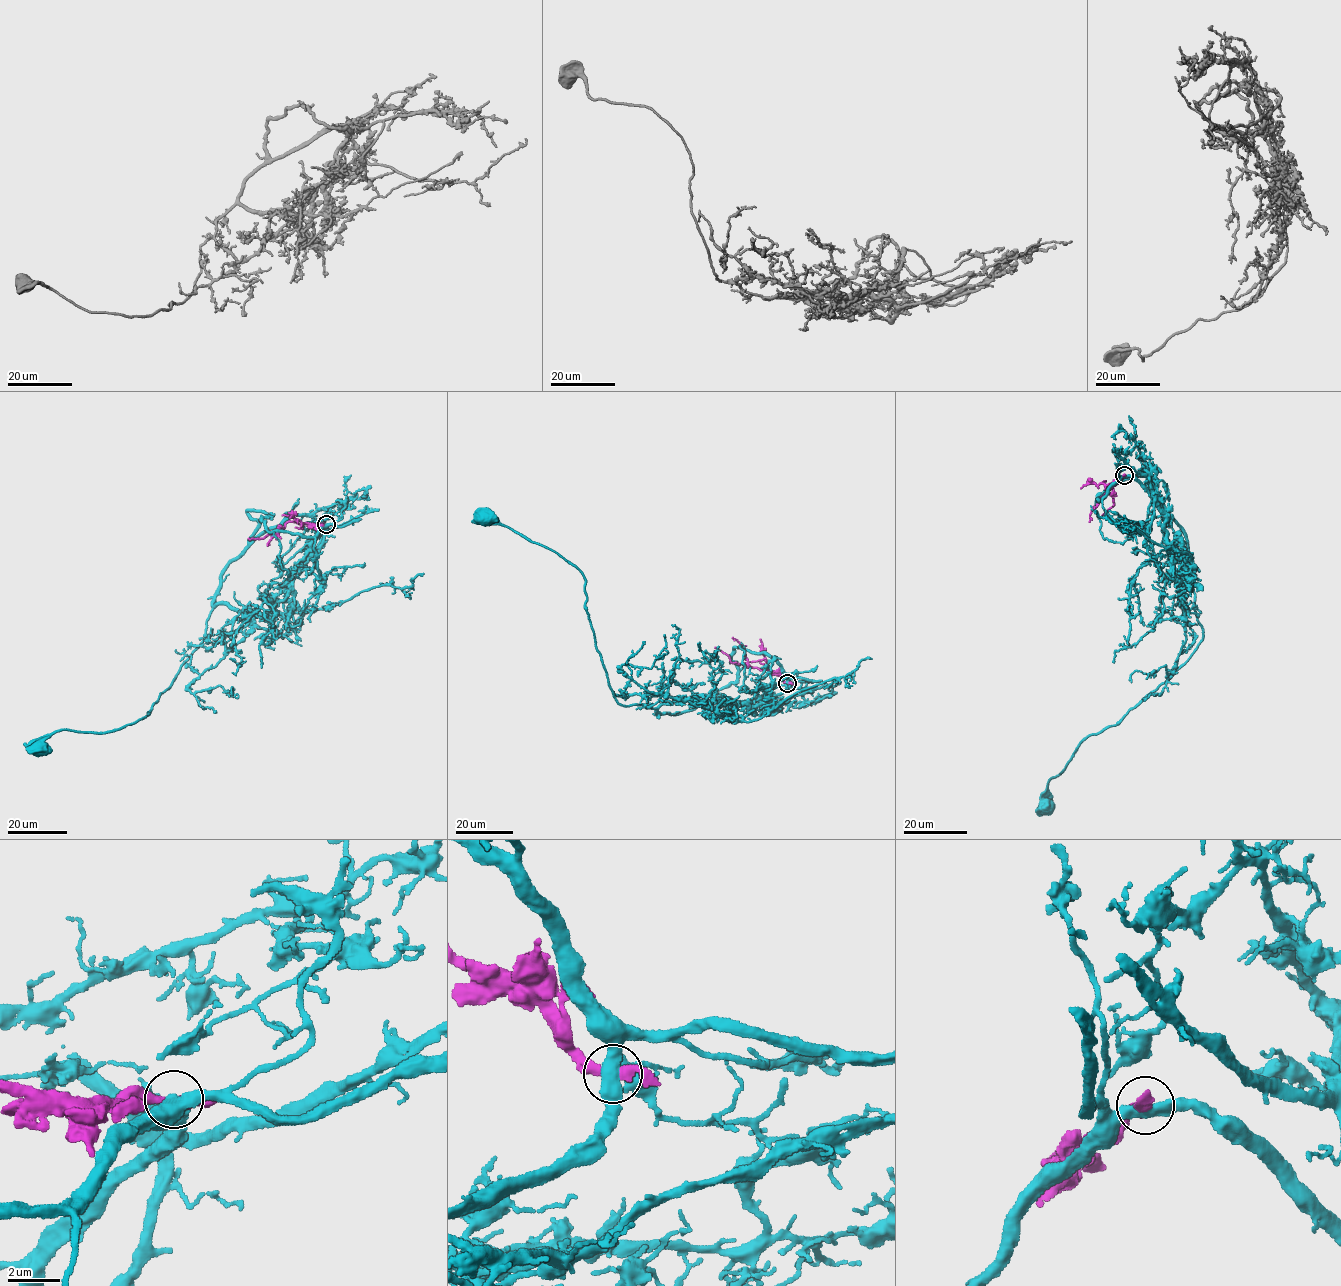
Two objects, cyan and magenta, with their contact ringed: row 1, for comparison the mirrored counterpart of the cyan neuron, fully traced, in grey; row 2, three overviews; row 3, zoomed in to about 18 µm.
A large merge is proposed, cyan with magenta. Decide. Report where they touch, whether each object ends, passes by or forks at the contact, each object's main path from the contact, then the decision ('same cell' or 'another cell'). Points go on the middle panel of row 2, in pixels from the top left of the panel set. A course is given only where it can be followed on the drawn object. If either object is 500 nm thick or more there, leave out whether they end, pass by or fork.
at (787, 683); cyan passes by; magenta passes by; cyan runs (787, 683), (751, 707), (652, 694), (644, 705), (620, 704), (597, 649), (584, 575), (486, 517); magenta runs (787, 683), (769, 670), (732, 663), (728, 656), (715, 647); another cell

